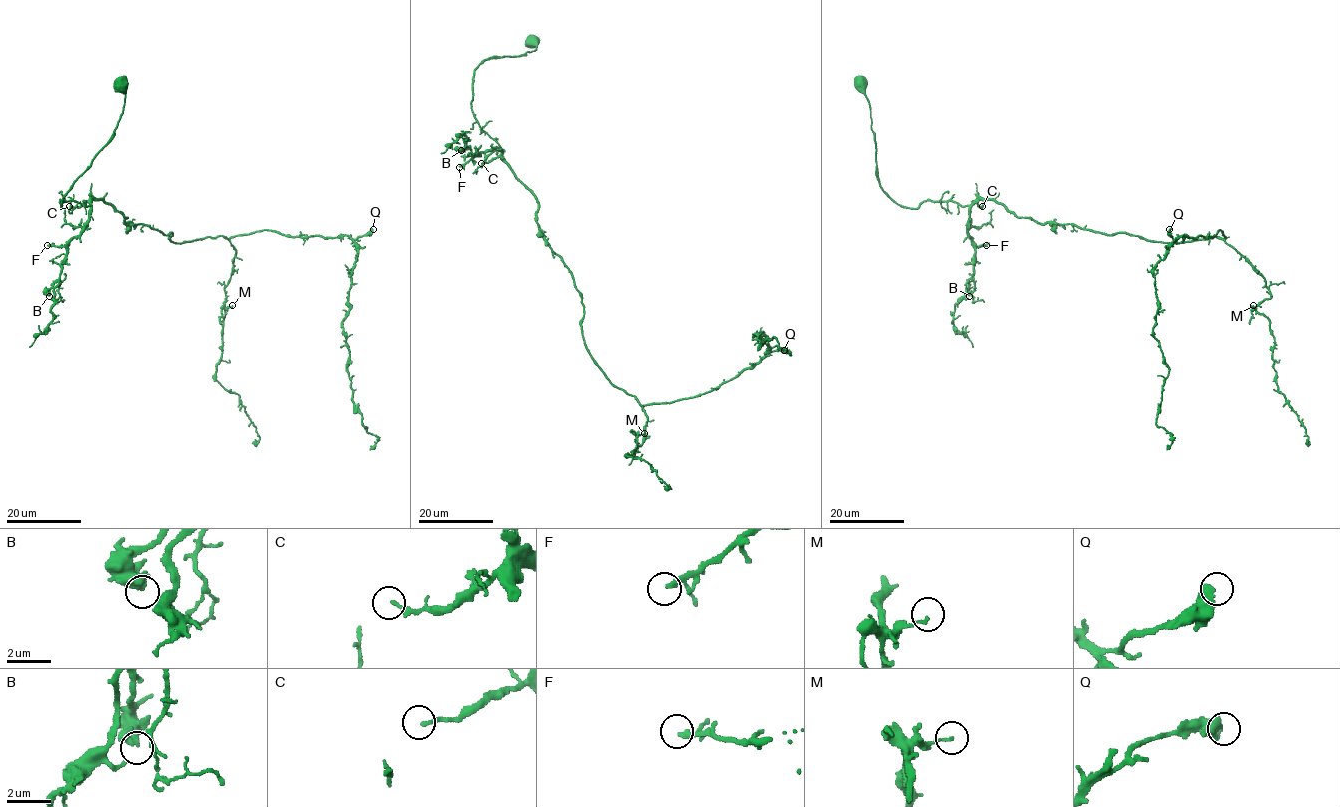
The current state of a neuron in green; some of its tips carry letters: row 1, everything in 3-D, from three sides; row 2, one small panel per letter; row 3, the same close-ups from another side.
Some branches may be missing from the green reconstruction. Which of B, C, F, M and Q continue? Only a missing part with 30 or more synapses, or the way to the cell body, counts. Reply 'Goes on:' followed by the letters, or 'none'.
Goes on: none

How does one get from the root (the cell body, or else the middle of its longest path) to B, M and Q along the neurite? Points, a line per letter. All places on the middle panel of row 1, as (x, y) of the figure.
B: (532, 40), (535, 50), (489, 57), (474, 71), (472, 112), (502, 149), (479, 155), (461, 150)
M: (532, 40), (478, 66), (472, 112), (536, 198), (589, 354), (647, 417), (637, 451), (644, 433)
Q: (532, 40), (478, 66), (472, 112), (536, 198), (605, 376), (641, 405), (666, 404), (784, 350)

